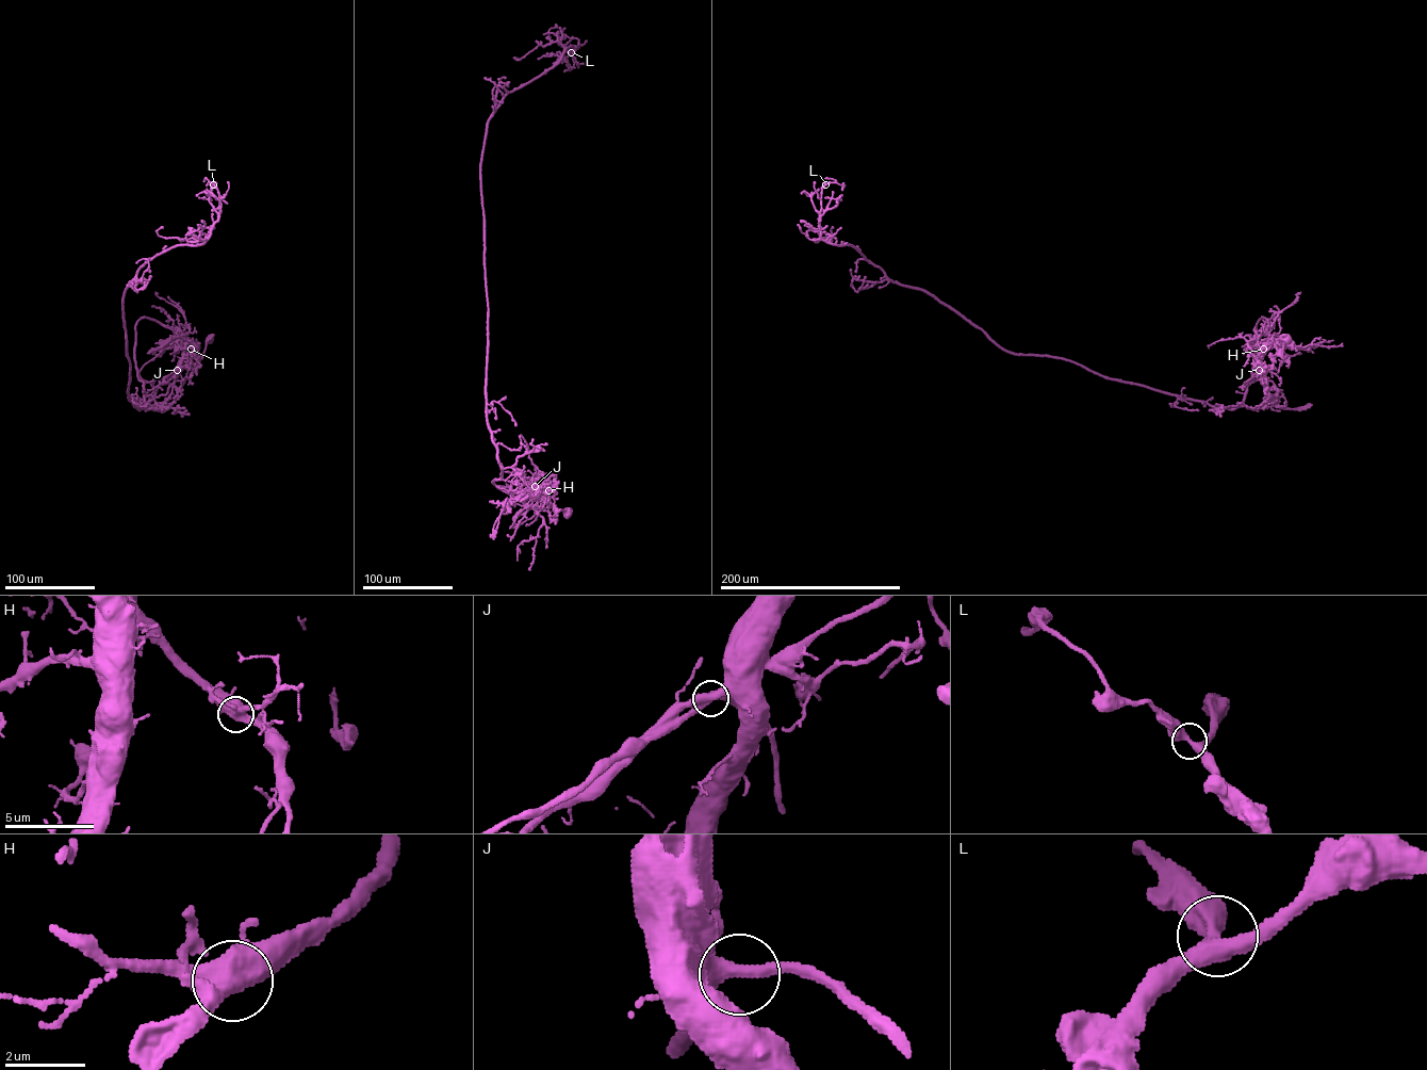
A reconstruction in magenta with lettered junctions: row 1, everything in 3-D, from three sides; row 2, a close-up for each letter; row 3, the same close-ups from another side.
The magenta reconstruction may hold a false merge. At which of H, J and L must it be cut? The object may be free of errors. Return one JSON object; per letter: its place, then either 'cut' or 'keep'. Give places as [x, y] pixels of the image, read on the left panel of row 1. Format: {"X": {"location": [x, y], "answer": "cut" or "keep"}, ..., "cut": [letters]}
{"H": {"location": [191, 349], "answer": "keep"}, "J": {"location": [177, 370], "answer": "keep"}, "L": {"location": [213, 184], "answer": "keep"}, "cut": []}

